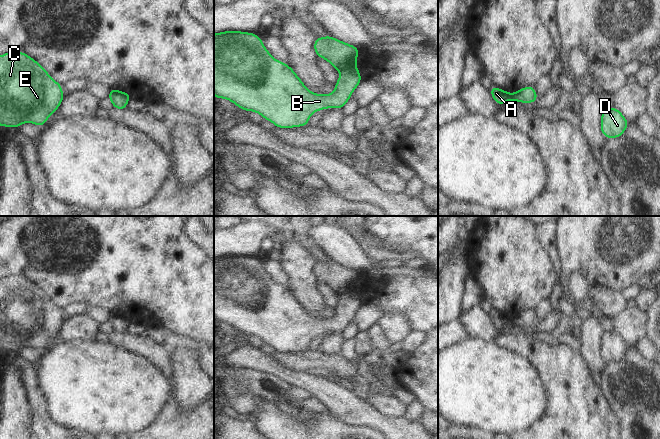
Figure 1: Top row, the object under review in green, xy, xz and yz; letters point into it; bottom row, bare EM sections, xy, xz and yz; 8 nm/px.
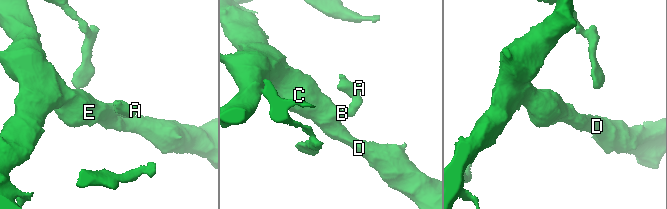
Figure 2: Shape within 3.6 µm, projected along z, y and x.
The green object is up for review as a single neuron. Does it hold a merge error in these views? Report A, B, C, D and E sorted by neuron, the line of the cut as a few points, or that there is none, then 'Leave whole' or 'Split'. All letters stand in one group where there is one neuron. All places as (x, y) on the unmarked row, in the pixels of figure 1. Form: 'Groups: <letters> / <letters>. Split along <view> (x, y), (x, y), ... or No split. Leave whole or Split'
Groups: A / B C D E. Split along xz (354, 288), (348, 294), (340, 295). Split.

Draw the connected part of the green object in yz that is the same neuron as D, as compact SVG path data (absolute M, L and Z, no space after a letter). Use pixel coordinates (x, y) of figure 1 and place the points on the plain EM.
M615 330L605 332L601 338L600 354L607 364L622 360L629 348Z

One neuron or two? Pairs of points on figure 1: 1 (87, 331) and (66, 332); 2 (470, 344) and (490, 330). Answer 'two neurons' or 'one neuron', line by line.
1: one neuron
2: two neurons

